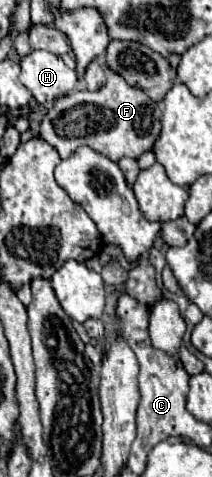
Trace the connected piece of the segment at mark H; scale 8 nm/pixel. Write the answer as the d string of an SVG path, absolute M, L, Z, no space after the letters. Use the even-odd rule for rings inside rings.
M32 51L22 57L20 67L20 81L44 107L50 107L58 97L64 97L78 87L76 71L50 51Z

